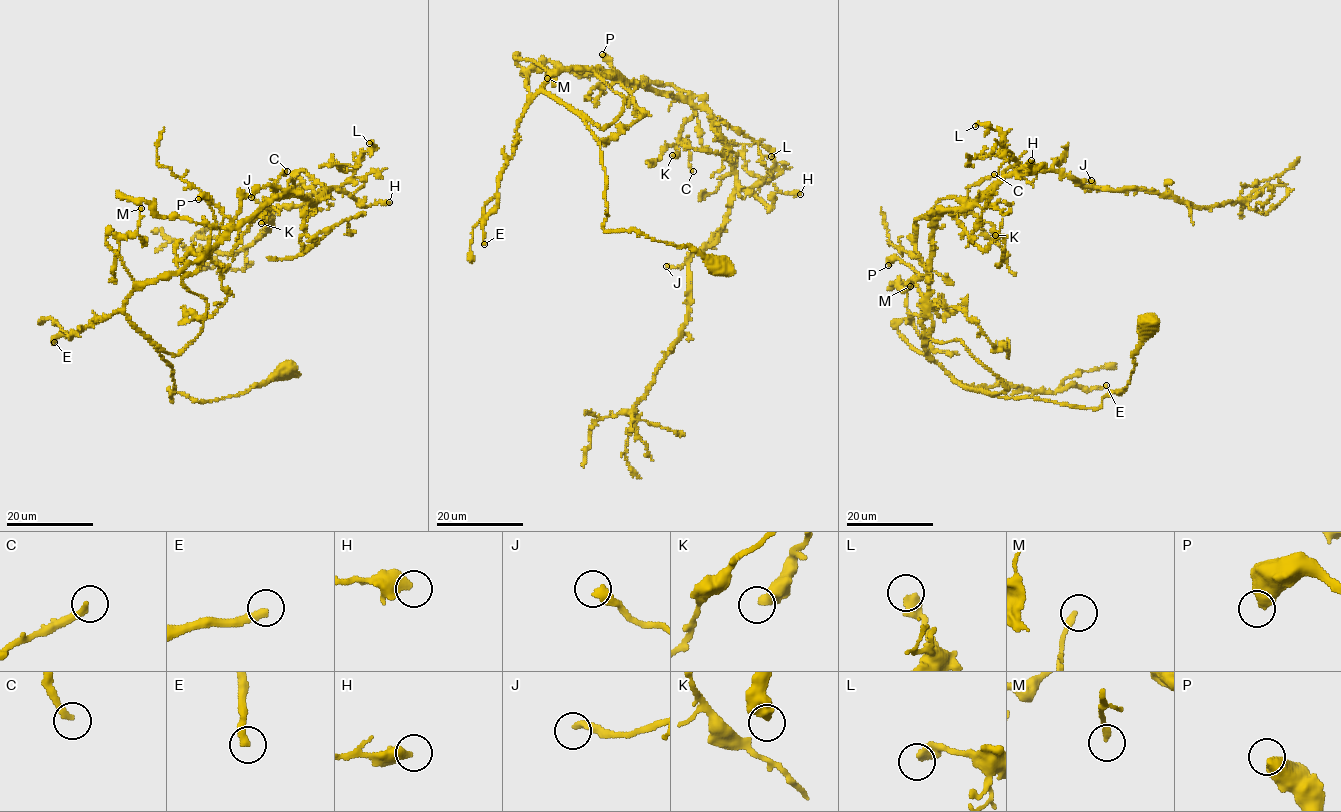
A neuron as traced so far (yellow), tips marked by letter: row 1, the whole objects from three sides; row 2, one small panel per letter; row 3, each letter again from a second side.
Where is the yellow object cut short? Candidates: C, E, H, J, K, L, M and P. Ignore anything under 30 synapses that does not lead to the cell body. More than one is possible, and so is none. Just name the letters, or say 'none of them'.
E

